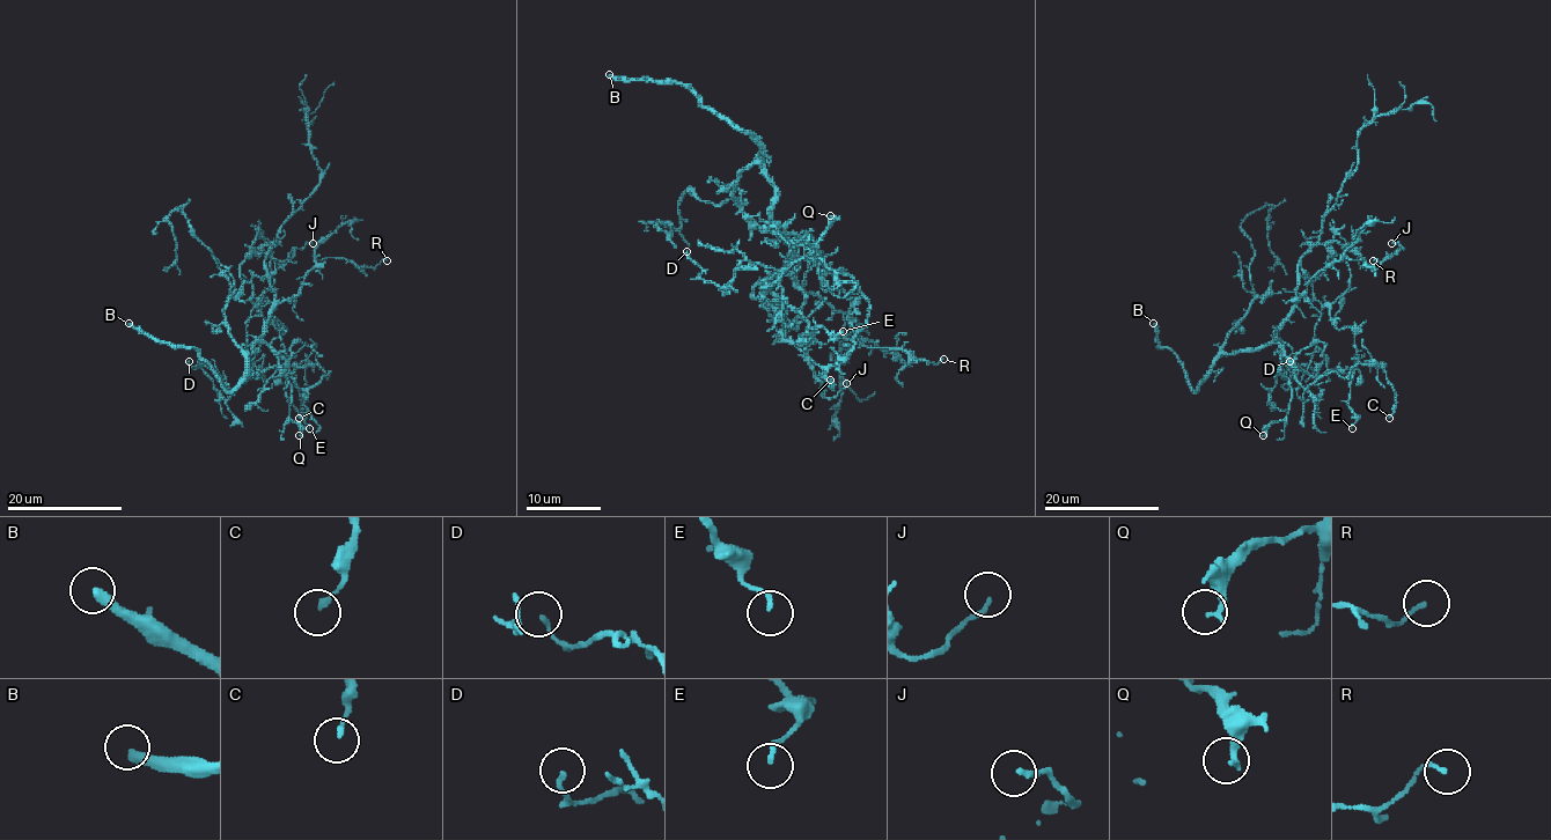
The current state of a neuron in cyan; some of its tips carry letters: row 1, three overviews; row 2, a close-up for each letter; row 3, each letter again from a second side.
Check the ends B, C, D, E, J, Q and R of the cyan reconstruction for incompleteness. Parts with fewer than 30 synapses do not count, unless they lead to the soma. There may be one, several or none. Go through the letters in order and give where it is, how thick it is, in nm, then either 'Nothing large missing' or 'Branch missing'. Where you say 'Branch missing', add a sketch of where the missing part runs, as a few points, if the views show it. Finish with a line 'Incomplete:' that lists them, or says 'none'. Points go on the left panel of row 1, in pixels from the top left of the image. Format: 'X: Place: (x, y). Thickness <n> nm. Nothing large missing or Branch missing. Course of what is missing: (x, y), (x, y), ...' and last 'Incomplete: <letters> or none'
B: Place: (129, 323). Thickness 360 nm. Branch missing. Course of what is missing: (129, 323), (111, 317), (100, 306), (87, 280), (8, 201), (17, 192), (22, 197)
C: Place: (299, 418). Thickness 160 nm. Nothing large missing
D: Place: (189, 361). Thickness 130 nm. Nothing large missing
E: Place: (309, 428). Thickness 130 nm. Nothing large missing
J: Place: (313, 243). Thickness 150 nm. Nothing large missing
Q: Place: (299, 435). Thickness 180 nm. Nothing large missing
R: Place: (387, 260). Thickness 130 nm. Nothing large missing
Incomplete: B

